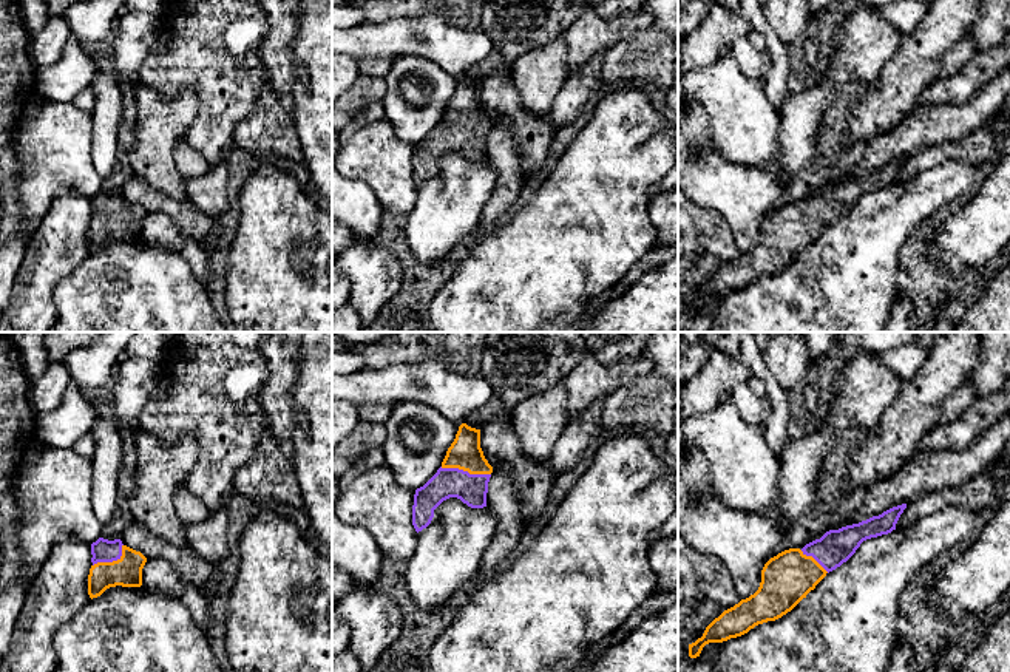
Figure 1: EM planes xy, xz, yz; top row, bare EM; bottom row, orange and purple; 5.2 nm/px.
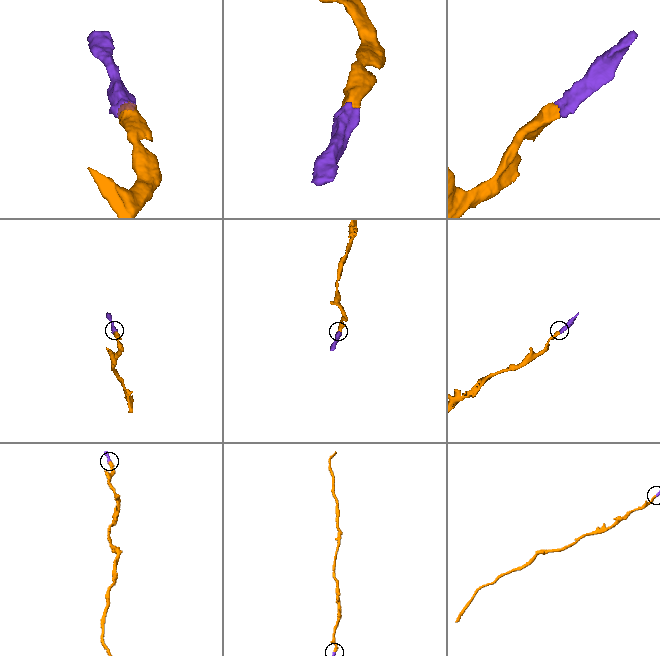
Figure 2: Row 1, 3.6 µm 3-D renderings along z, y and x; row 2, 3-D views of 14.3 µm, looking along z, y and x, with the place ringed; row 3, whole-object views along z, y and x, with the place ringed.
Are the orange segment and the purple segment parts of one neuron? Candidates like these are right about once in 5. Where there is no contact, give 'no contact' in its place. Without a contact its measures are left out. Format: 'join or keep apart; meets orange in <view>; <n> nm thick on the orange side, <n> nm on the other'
join; meets orange in xz; 170 nm thick on the orange side, 160 nm on the other

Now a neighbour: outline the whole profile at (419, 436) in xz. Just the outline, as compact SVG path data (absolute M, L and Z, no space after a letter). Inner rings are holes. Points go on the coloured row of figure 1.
M417 402L397 403L385 428L385 463L408 490L423 487L437 473L459 431L432 406Z

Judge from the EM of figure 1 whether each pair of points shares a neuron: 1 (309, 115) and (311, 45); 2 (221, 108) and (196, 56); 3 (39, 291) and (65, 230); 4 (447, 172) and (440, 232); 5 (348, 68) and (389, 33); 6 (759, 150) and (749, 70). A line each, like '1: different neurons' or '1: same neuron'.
1: same neuron
2: same neuron
3: same neuron
4: same neuron
5: different neurons
6: different neurons

